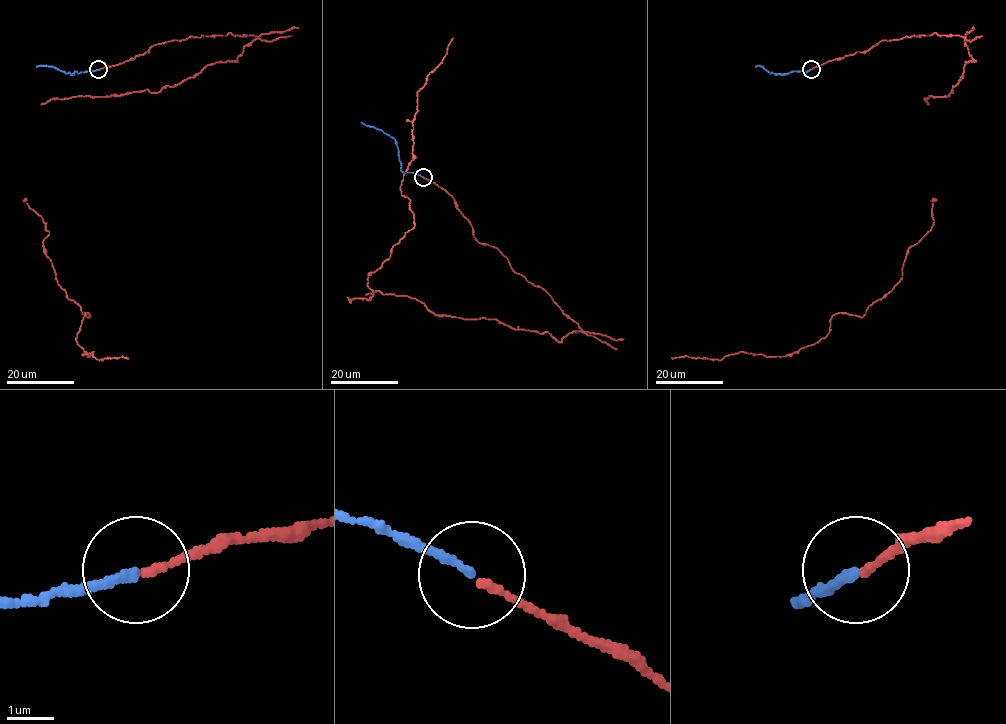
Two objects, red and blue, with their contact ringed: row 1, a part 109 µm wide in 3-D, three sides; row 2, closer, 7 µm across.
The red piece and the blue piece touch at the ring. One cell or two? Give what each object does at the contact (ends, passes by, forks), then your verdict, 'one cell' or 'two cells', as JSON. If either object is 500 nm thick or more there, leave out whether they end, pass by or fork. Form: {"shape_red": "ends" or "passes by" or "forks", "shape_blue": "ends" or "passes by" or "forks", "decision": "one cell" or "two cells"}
{"shape_red": "ends", "shape_blue": "ends", "decision": "one cell"}

